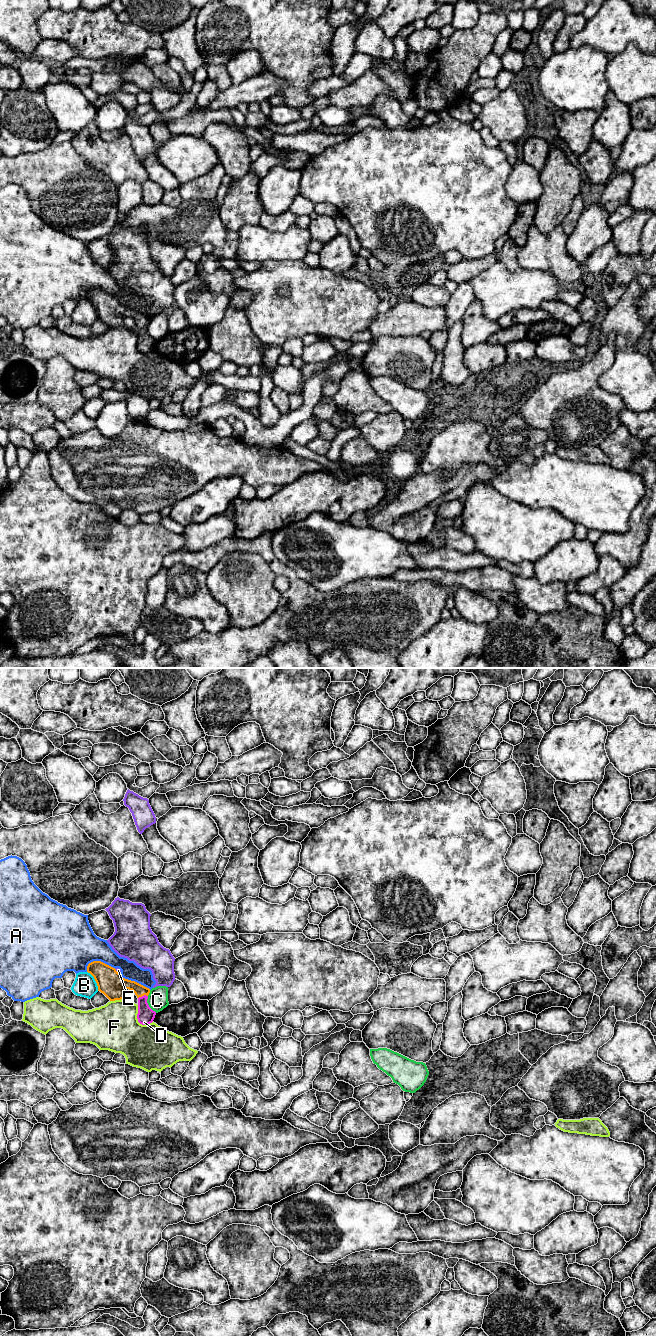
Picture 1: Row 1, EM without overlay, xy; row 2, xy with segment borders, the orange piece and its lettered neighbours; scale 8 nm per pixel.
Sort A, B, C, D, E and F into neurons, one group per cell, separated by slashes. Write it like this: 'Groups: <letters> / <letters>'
Groups: A / B / C / D / E / F

